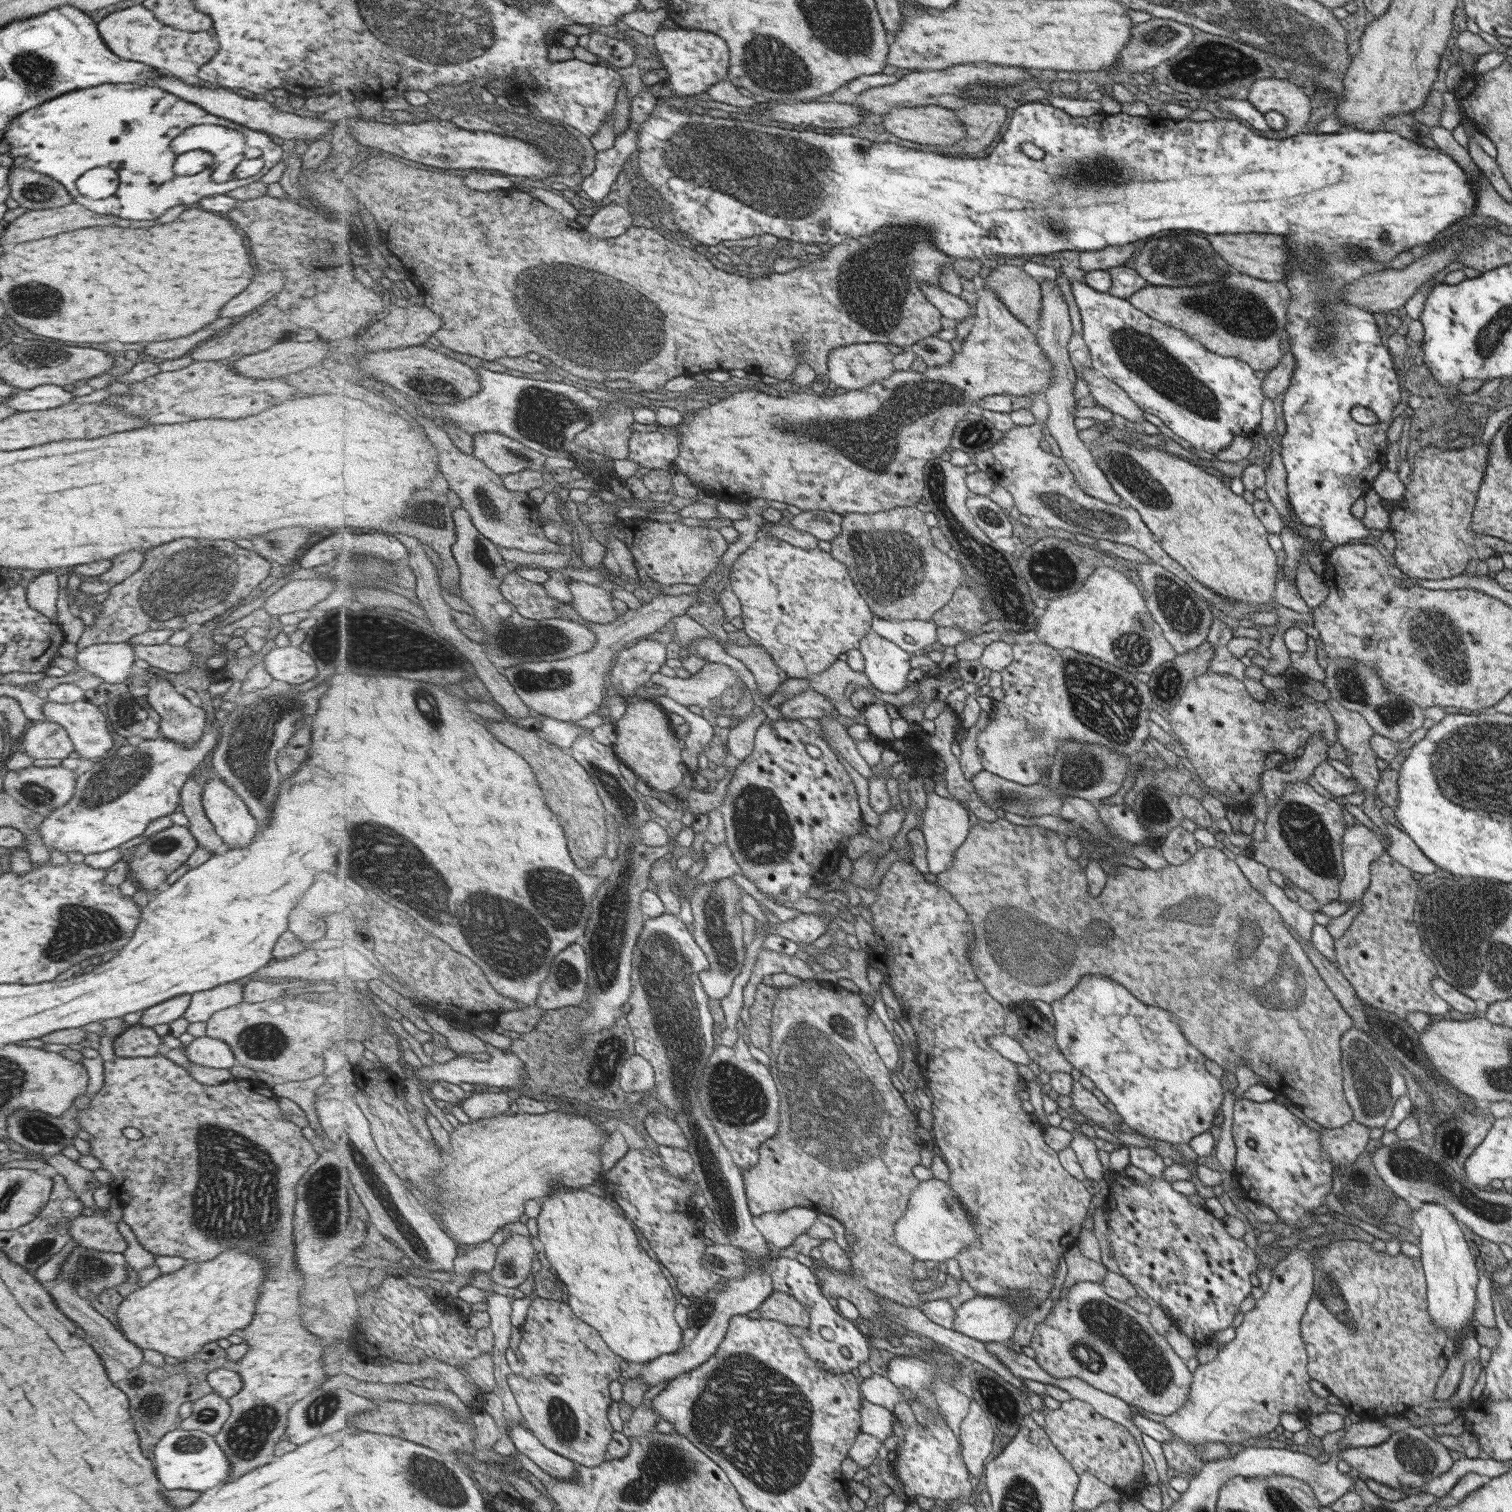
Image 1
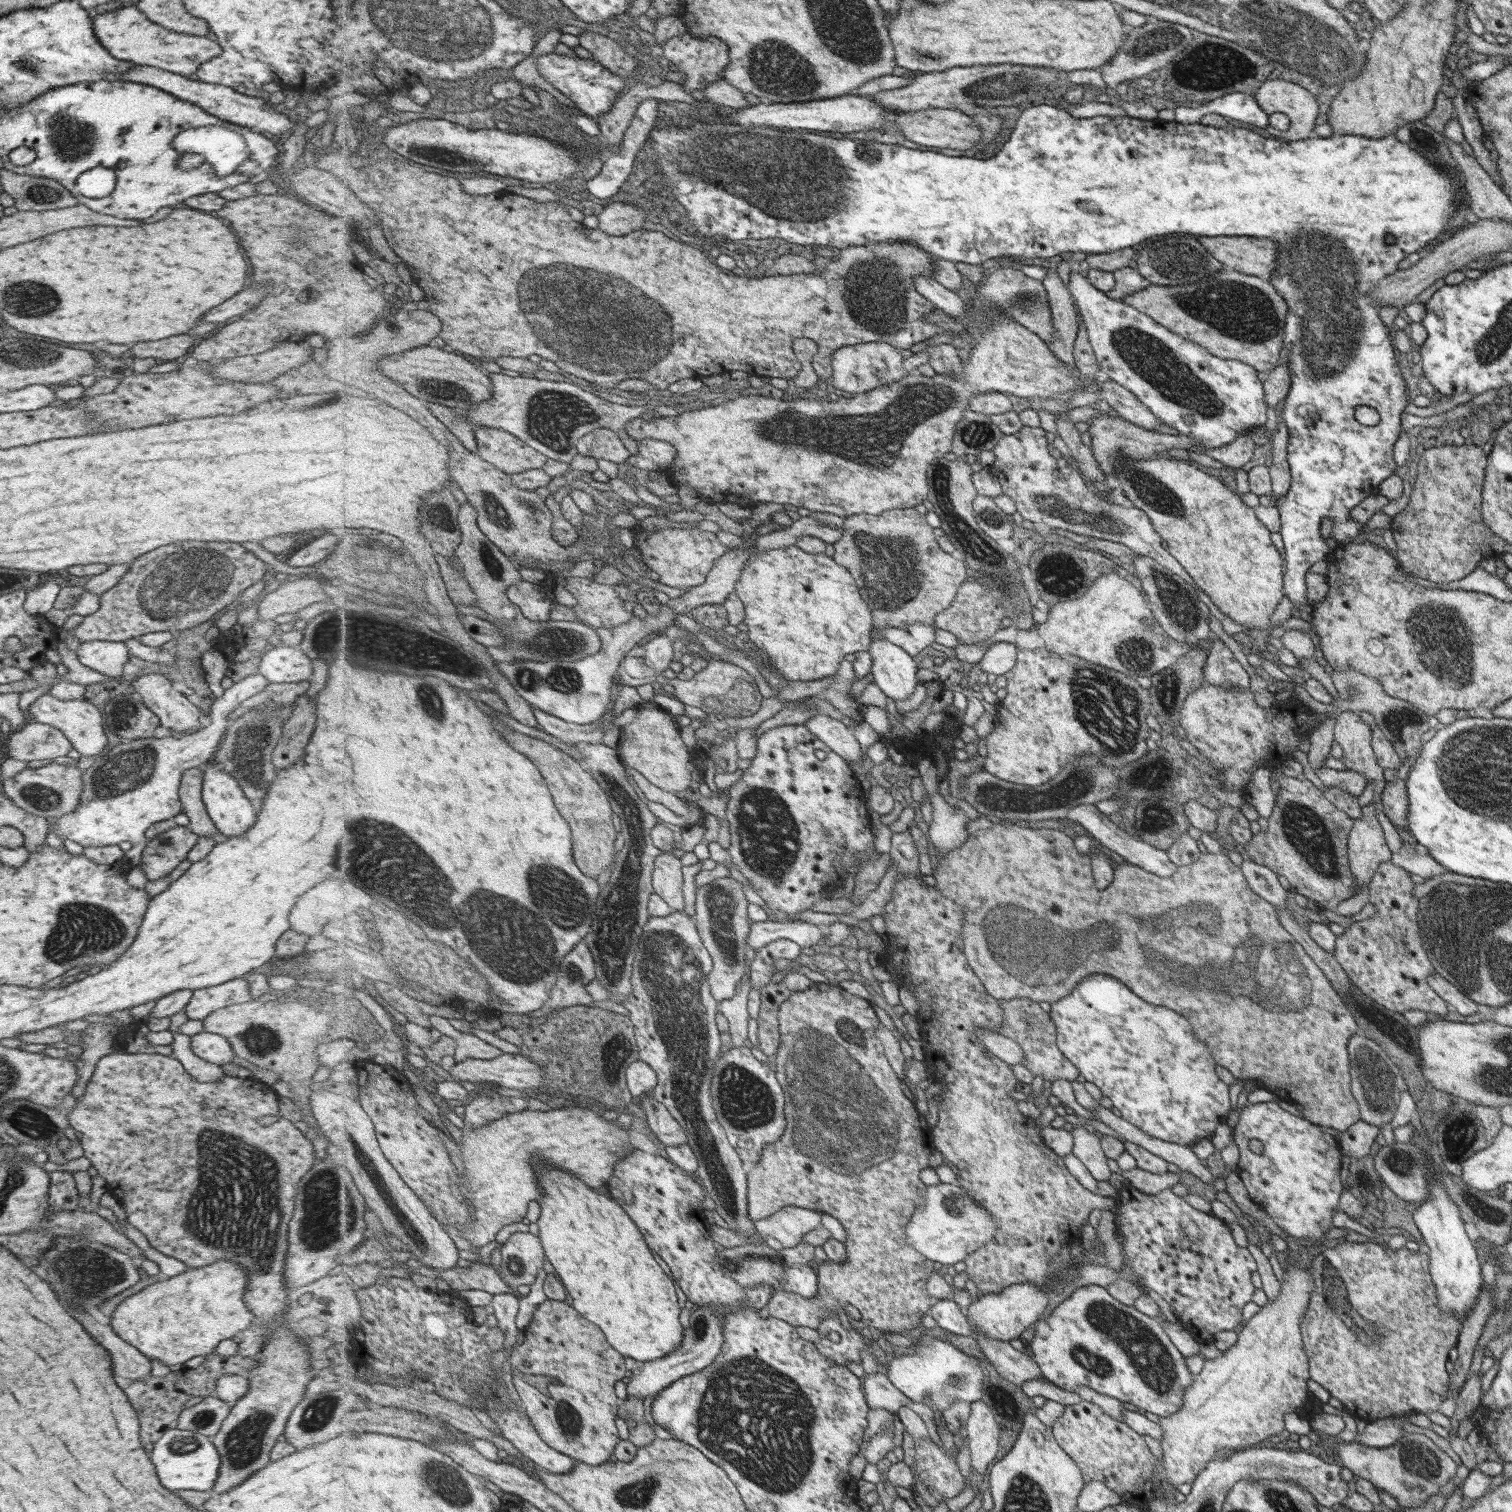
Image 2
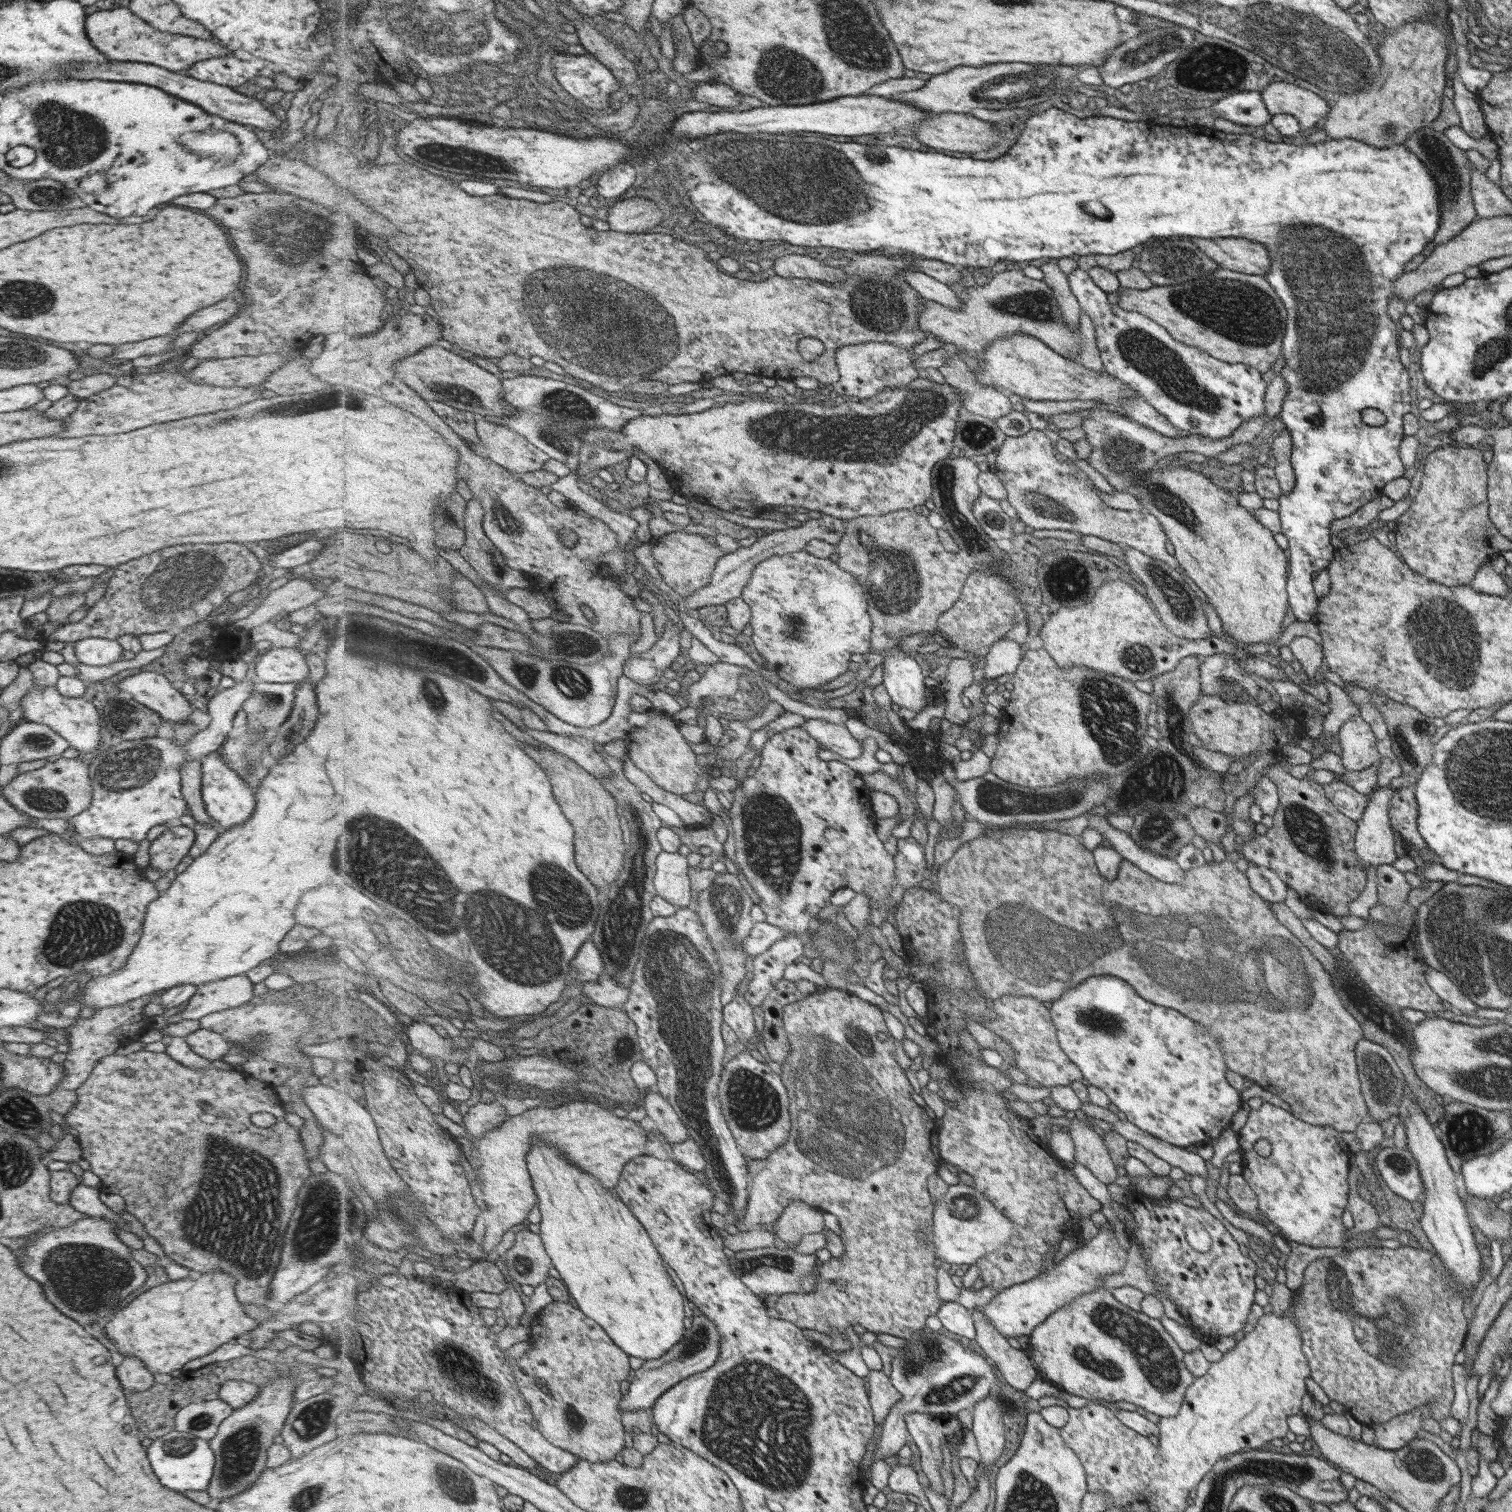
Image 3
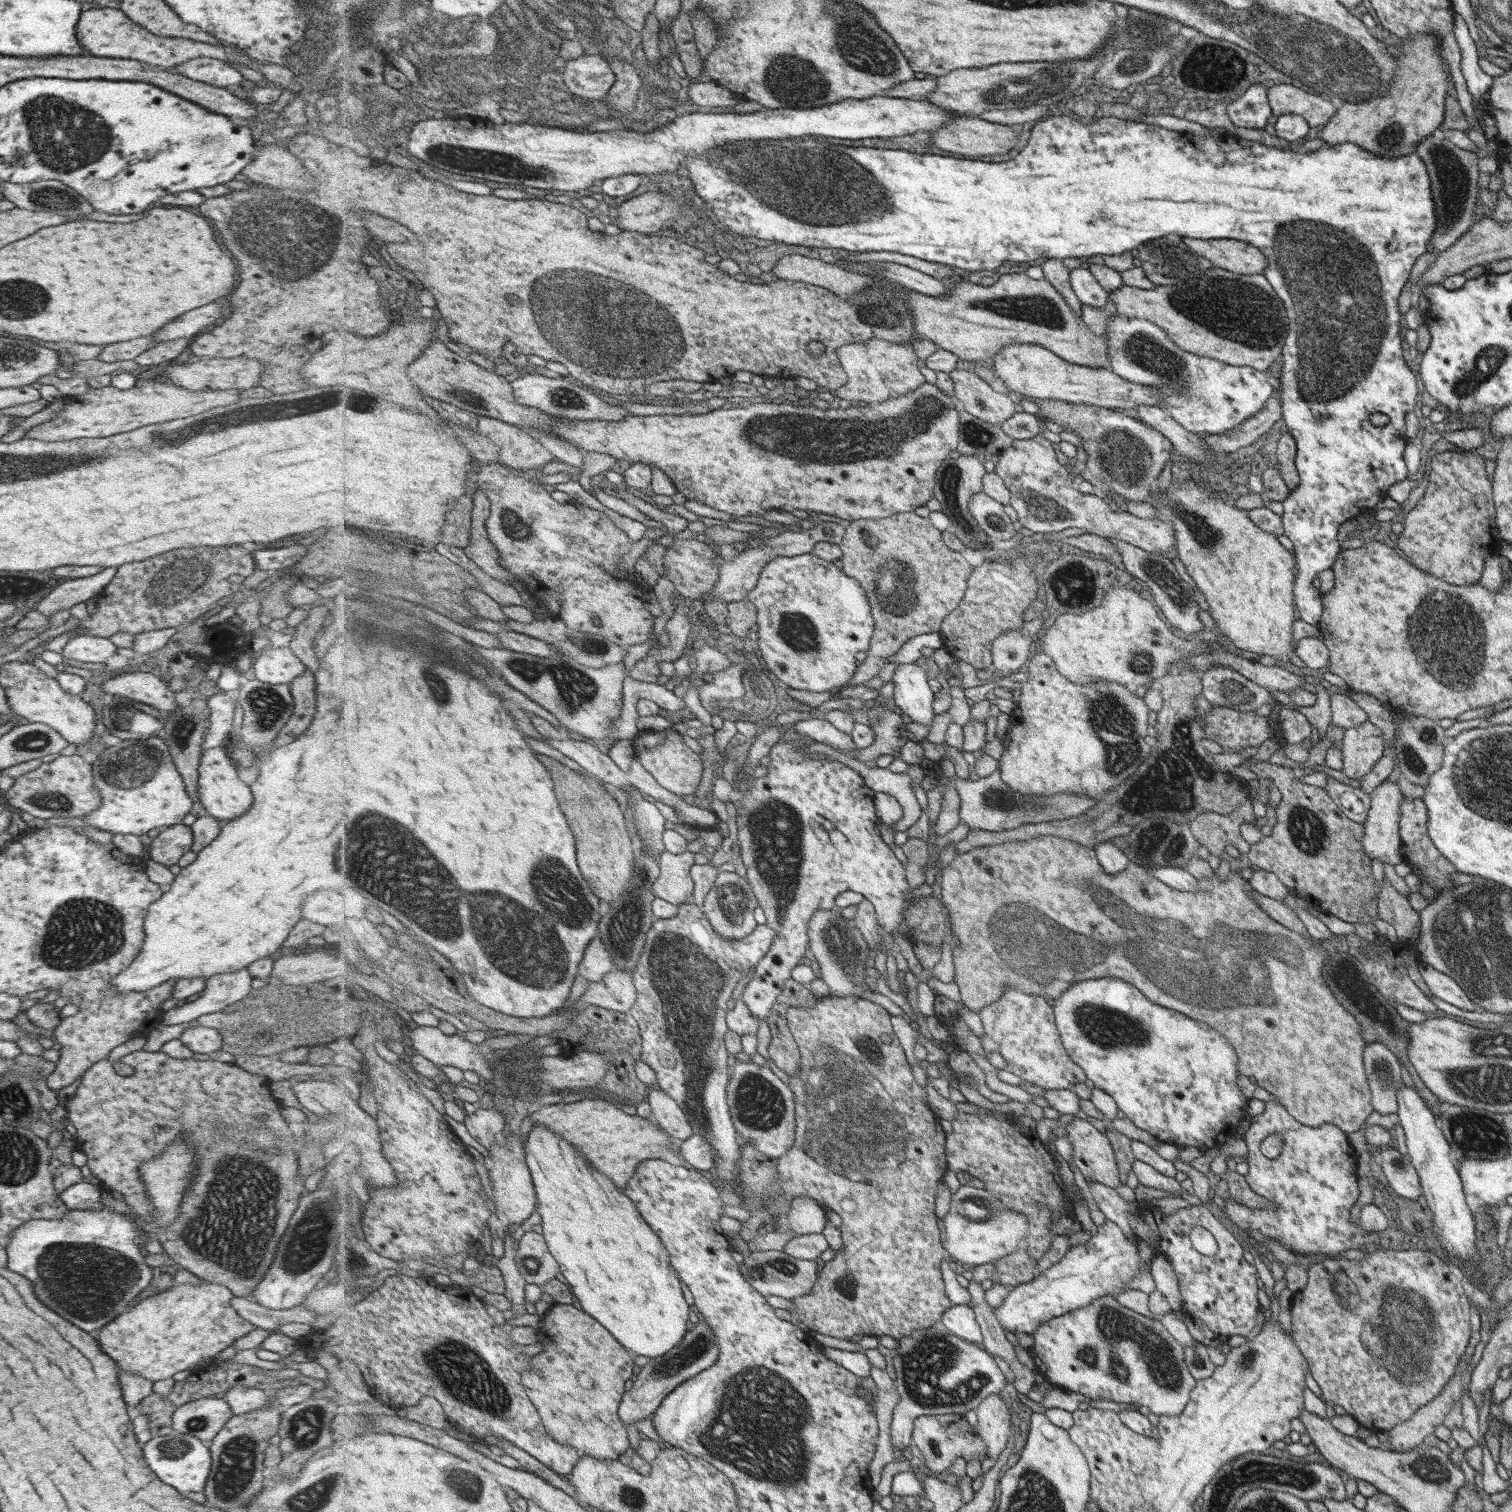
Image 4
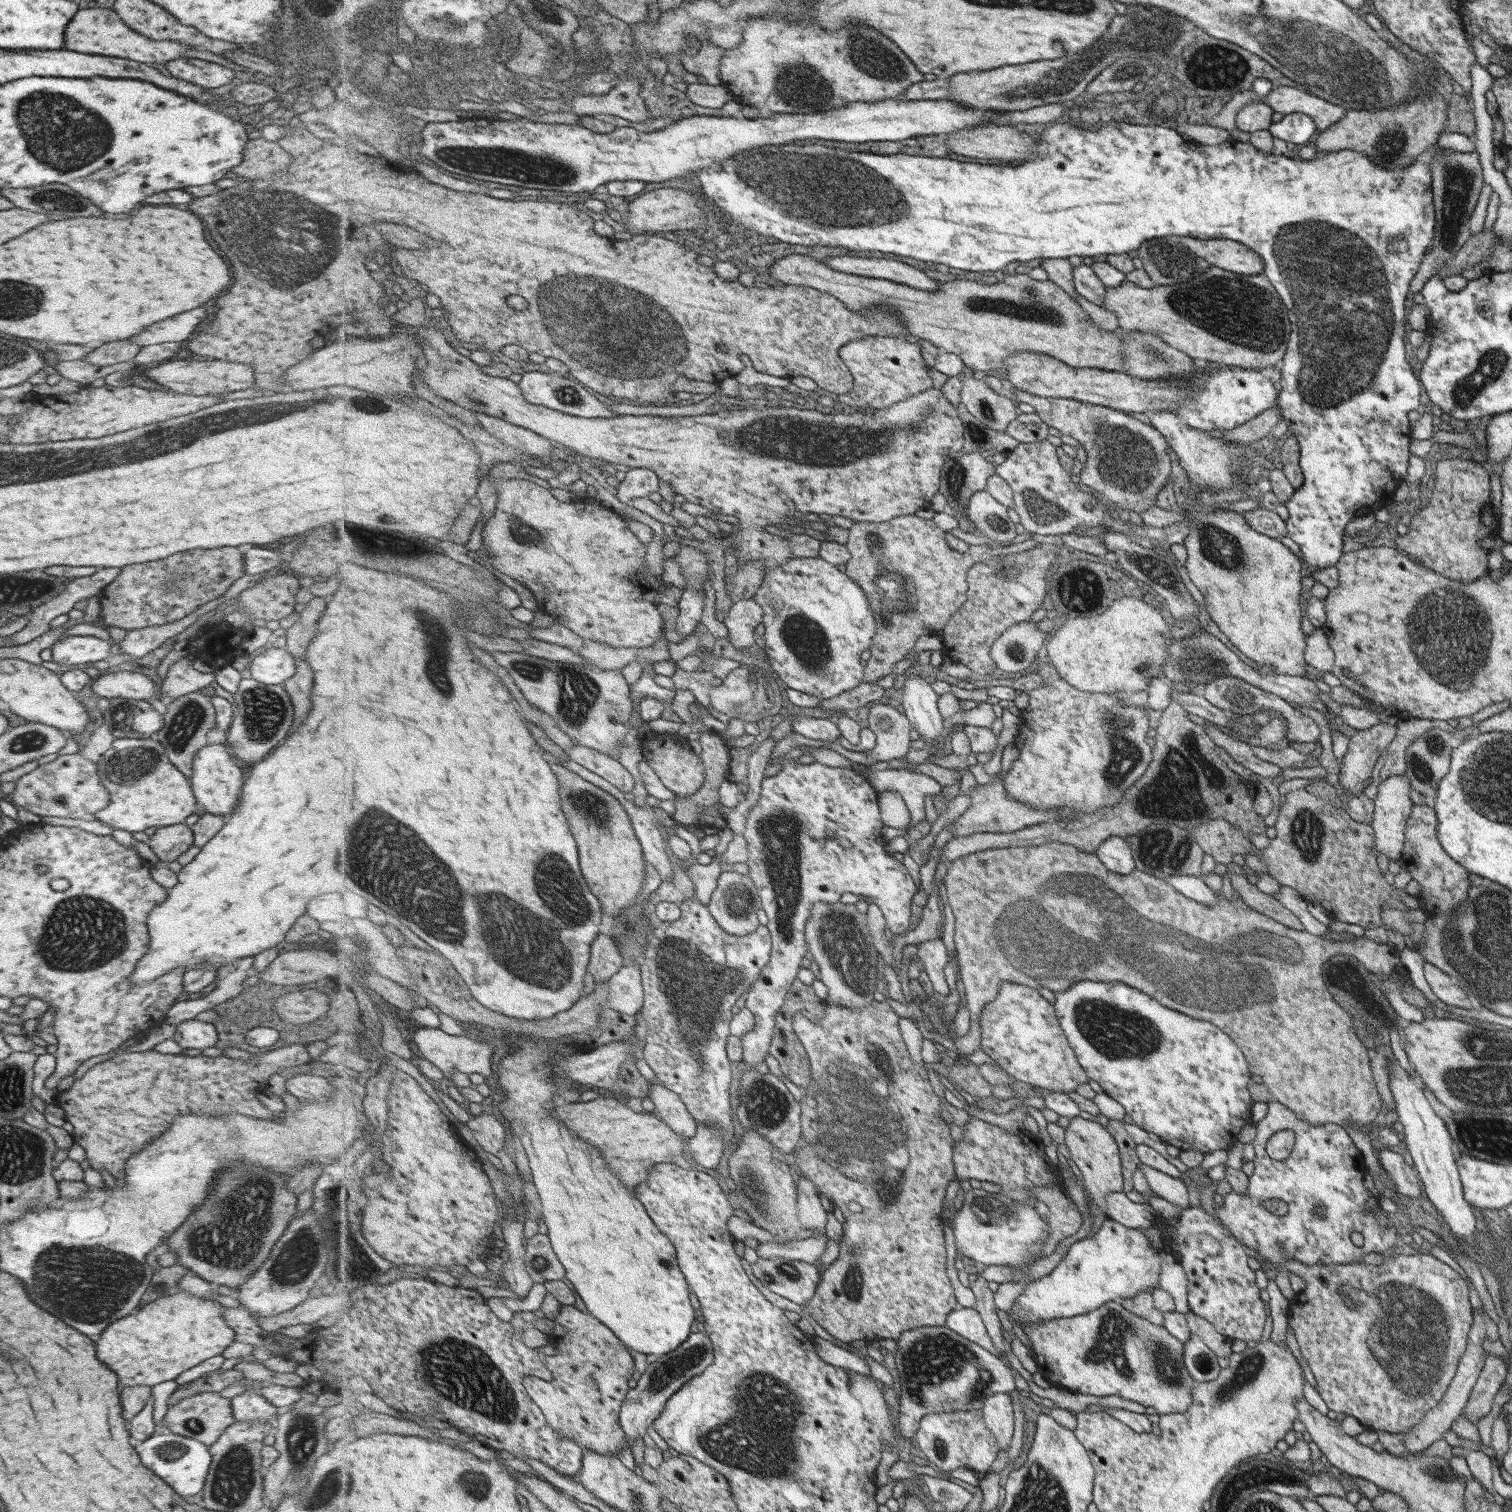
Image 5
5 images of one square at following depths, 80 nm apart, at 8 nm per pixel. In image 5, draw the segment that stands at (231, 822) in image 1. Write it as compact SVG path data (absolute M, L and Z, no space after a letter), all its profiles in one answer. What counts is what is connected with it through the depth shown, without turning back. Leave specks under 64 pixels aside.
M209 744L195 751L191 761L190 787L202 812L225 818L236 807L242 787L242 770L226 744Z

